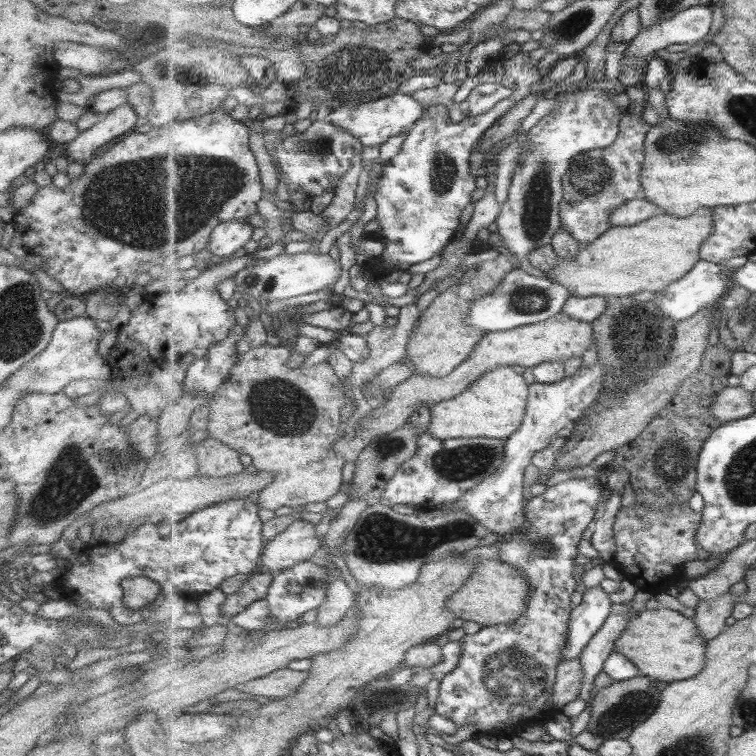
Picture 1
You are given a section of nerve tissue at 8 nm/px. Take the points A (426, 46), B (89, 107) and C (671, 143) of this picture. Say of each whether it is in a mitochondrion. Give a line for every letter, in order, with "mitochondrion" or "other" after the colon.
A: other
B: other
C: mitochondrion

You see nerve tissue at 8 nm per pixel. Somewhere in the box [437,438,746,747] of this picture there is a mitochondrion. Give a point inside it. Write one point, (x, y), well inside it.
(510, 680)

